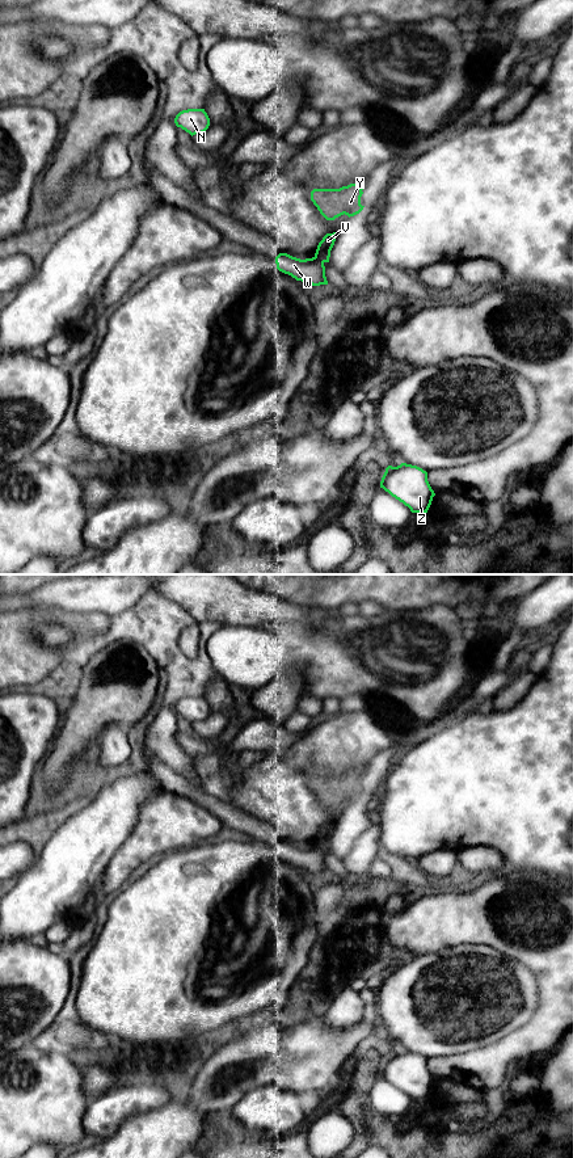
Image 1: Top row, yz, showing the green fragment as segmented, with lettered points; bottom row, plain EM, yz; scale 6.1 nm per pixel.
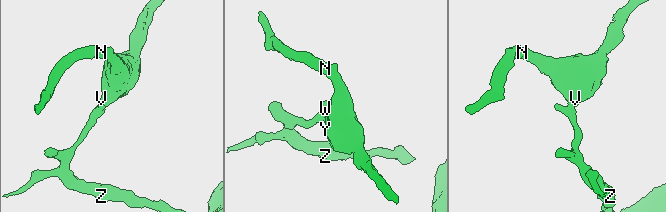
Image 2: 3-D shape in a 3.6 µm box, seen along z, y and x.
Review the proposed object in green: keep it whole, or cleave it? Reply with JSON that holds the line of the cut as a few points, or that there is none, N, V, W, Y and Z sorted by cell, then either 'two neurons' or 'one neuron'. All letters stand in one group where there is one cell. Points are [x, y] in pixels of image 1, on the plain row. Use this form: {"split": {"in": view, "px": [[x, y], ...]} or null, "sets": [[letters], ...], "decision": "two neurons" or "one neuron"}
{"split": {"in": "yz", "px": [[312, 845], [323, 851]]}, "sets": [["N", "V", "Y"], ["W", "Z"]], "decision": "two neurons"}

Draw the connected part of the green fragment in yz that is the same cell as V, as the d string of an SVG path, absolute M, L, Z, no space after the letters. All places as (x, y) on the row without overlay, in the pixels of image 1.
M337 820L333 821L326 821L323 828L319 830L316 841L315 841L315 847L324 850L329 850L330 845L330 838L334 833L337 825Z

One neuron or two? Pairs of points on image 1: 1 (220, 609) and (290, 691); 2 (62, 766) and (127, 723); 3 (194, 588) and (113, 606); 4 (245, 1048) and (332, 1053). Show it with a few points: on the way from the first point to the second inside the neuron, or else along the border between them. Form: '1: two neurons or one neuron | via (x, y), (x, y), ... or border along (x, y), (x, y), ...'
1: two neurons | border along (286, 666), (291, 666), (303, 678), (300, 694)
2: one neuron | via (74, 748), (104, 718), (109, 718)
3: two neurons | border along (151, 588), (148, 592)
4: one neuron | via (266, 1053), (311, 1053)

